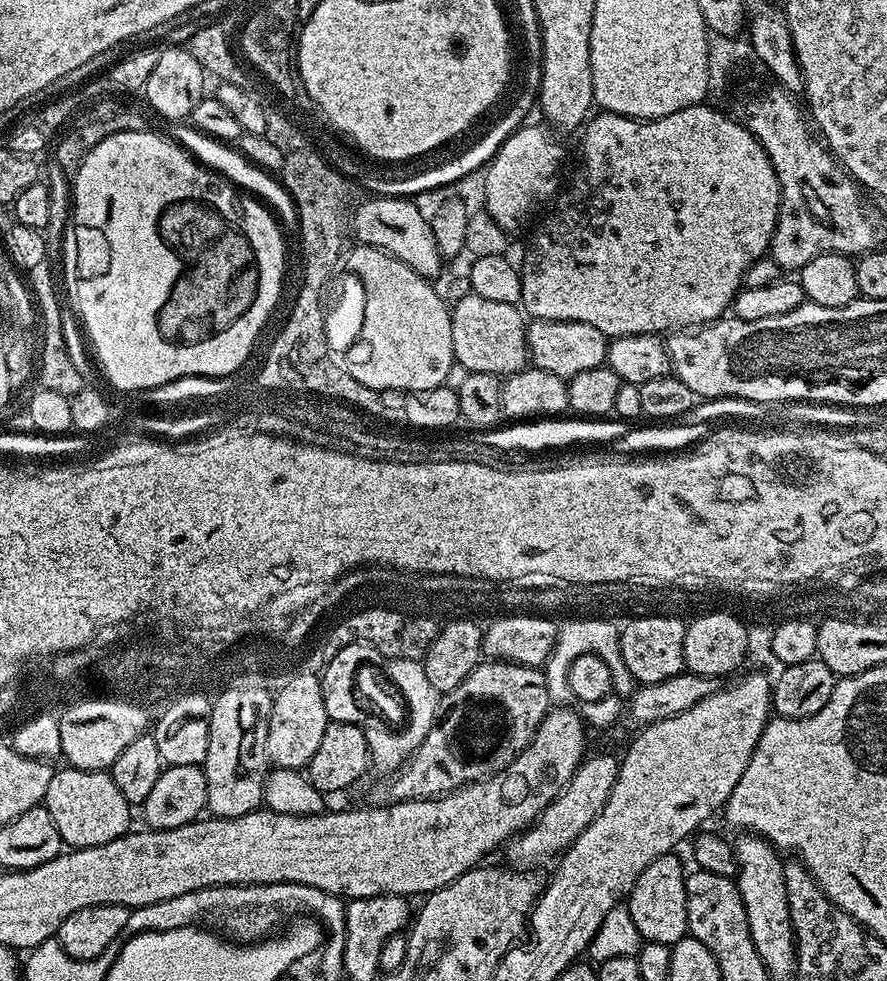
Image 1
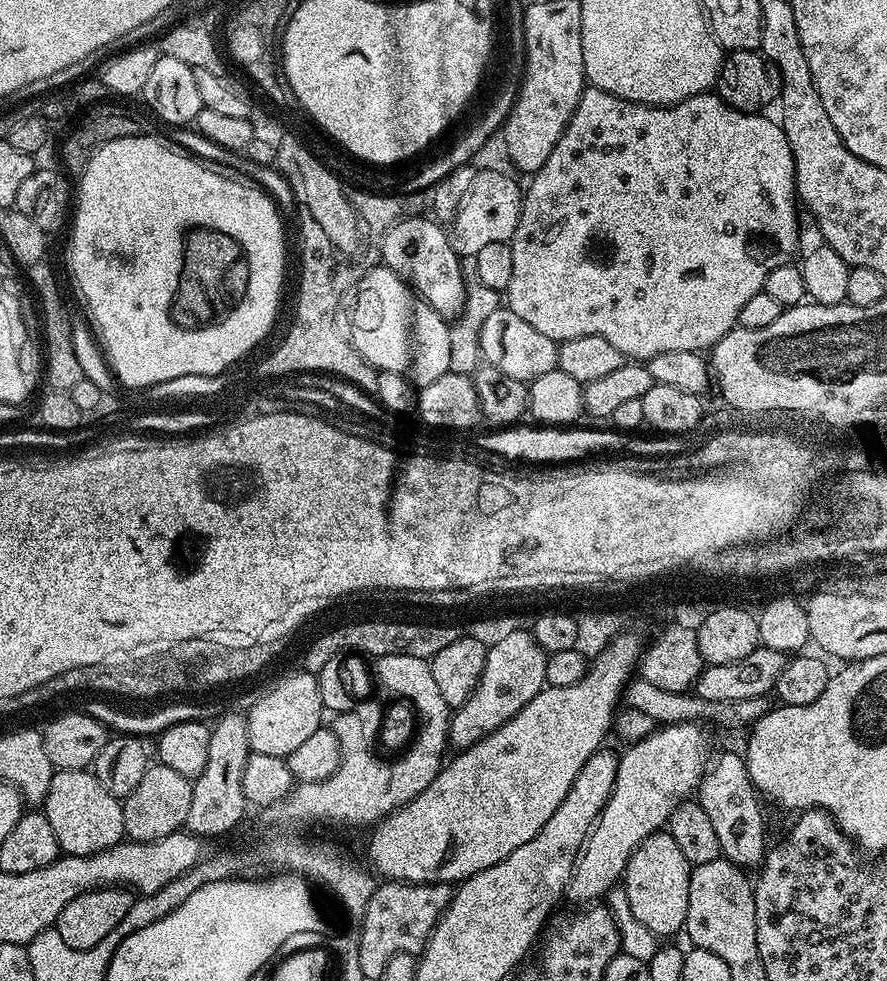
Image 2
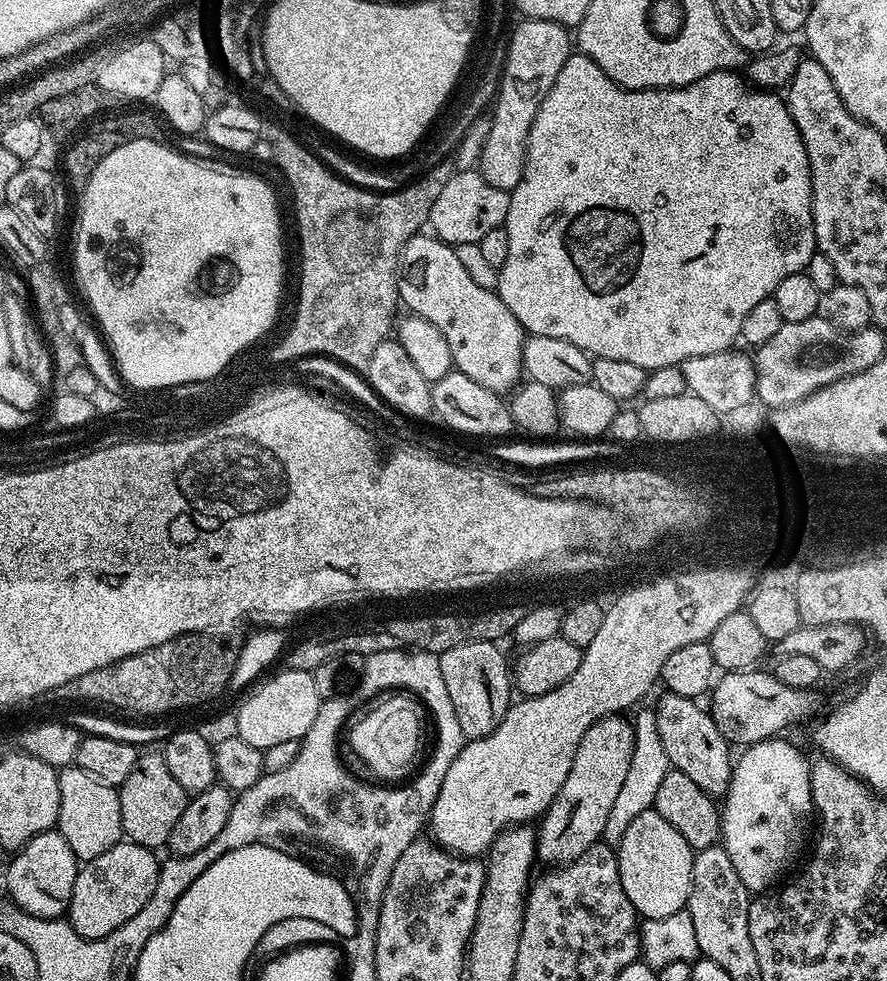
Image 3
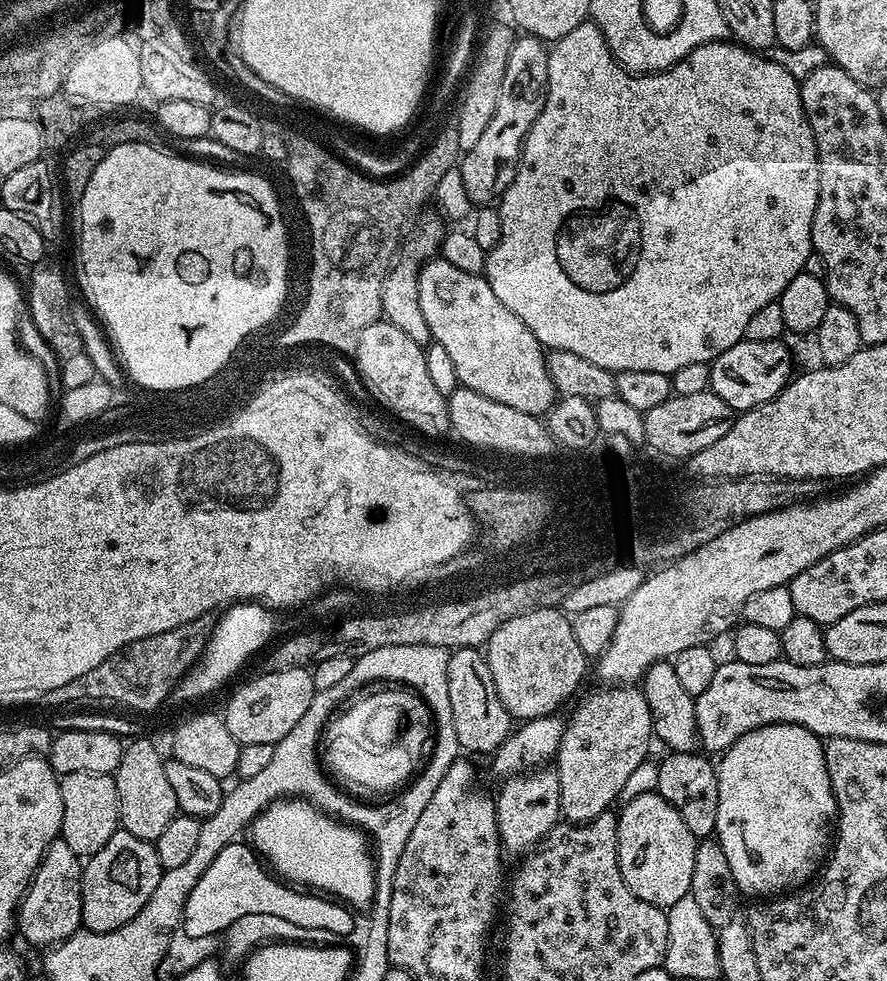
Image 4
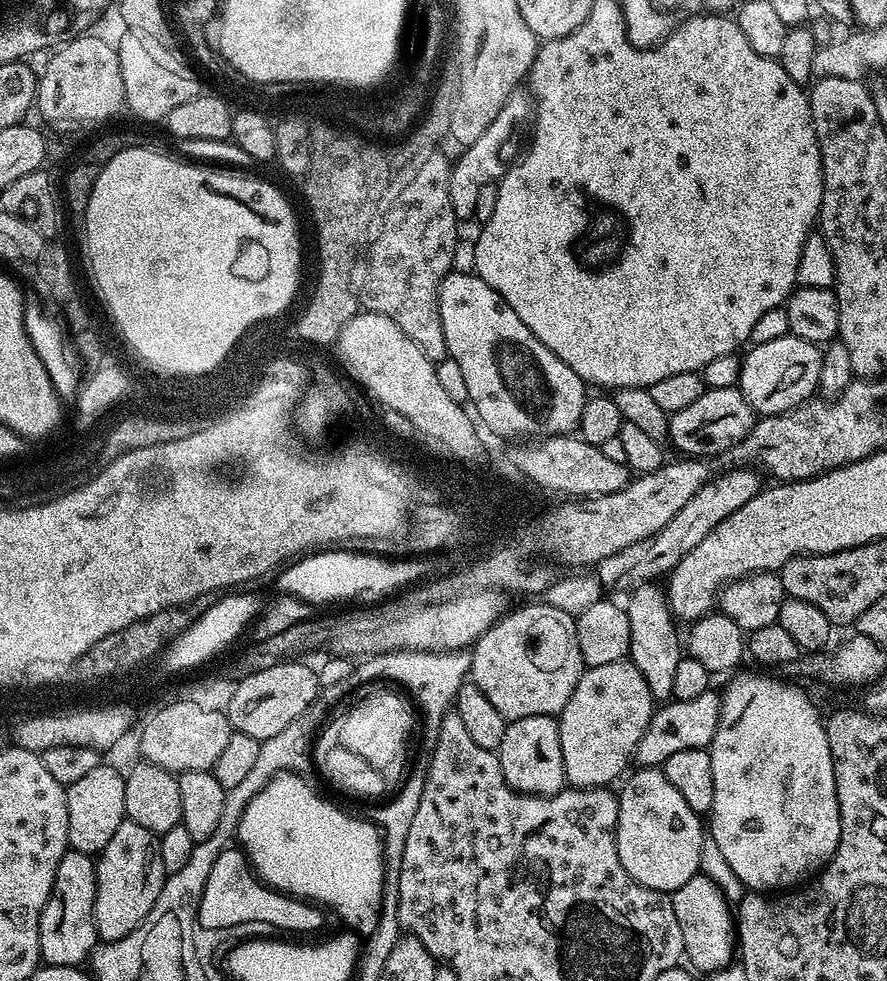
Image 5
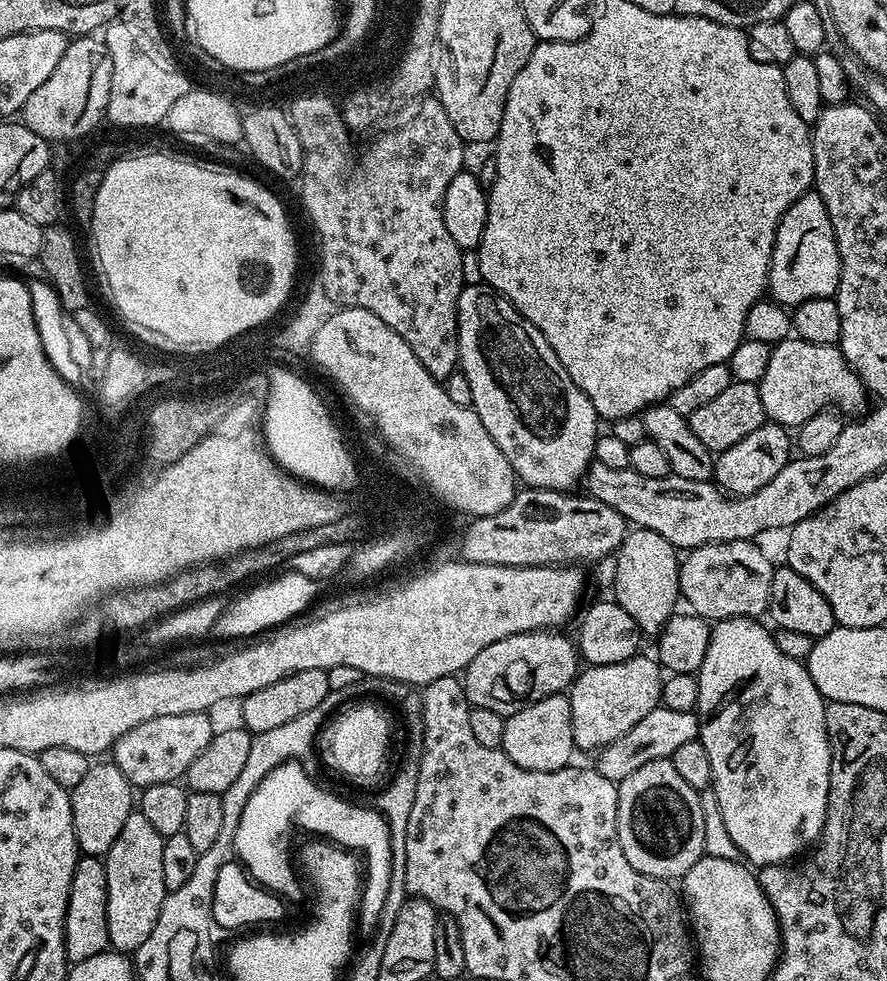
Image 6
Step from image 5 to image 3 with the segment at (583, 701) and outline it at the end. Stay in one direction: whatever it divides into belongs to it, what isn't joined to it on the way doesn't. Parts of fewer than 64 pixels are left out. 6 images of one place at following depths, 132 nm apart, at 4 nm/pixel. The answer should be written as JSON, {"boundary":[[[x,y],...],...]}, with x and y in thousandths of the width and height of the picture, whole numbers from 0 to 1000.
{"boundary":[[[699,728],[670,736],[670,740],[656,748],[656,756],[652,756],[652,769],[647,769],[647,777],[643,777],[643,789],[638,789],[634,805],[629,805],[625,818],[607,840],[604,871],[610,882],[641,881],[661,871],[665,862],[678,859],[683,834],[692,824],[706,787],[710,784],[715,754],[714,735]]]}

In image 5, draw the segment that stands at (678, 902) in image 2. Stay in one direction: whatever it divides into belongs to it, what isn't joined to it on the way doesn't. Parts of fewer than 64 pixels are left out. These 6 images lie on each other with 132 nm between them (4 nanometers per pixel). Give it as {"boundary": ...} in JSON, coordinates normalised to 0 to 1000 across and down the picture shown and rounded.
{"boundary":[[[722,781],[716,785],[717,788],[714,786],[702,796],[703,804],[697,807],[697,875],[701,883],[706,883],[710,895],[733,907],[756,911],[789,889],[788,872],[796,844],[789,841],[790,829],[778,826],[778,821],[743,782]]]}

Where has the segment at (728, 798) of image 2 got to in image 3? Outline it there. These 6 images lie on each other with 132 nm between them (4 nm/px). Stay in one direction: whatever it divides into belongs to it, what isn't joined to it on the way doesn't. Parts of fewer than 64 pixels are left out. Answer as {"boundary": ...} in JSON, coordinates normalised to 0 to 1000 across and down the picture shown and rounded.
{"boundary":[[[750,704],[749,710],[737,718],[742,738],[742,749],[746,754],[751,772],[761,786],[773,789],[773,793],[791,801],[796,809],[804,813],[815,812],[823,801],[828,782],[823,759],[809,744],[802,725],[789,716],[773,712],[769,707]]]}

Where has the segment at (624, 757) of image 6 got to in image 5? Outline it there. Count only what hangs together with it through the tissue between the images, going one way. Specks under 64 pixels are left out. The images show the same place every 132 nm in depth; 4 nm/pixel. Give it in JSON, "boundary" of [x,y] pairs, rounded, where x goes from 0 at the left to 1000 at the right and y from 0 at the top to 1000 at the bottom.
{"boundary":[[[800,703],[796,707],[787,707],[787,712],[777,714],[756,713],[745,717],[736,725],[733,736],[724,748],[717,761],[716,778],[722,781],[747,781],[751,773],[764,769],[769,765],[798,762],[805,752],[805,744],[812,731],[813,706]]]}

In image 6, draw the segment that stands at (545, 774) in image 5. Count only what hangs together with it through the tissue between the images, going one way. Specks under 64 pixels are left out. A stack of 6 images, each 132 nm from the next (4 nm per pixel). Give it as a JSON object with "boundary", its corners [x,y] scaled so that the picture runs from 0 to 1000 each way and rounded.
{"boundary":[[[639,708],[617,709],[572,731],[564,761],[568,764],[575,777],[589,781],[589,785],[619,787],[641,782],[646,778],[645,767],[651,766],[651,760],[647,756],[645,729]]]}

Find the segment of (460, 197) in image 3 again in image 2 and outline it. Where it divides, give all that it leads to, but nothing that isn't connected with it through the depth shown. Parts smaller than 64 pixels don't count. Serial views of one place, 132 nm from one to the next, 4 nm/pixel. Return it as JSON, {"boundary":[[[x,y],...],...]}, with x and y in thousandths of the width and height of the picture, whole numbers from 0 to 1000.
{"boundary":[[[555,171],[540,172],[528,201],[517,211],[506,232],[508,253],[515,261],[537,261],[551,247],[576,246],[586,225],[590,191],[575,179]]]}

